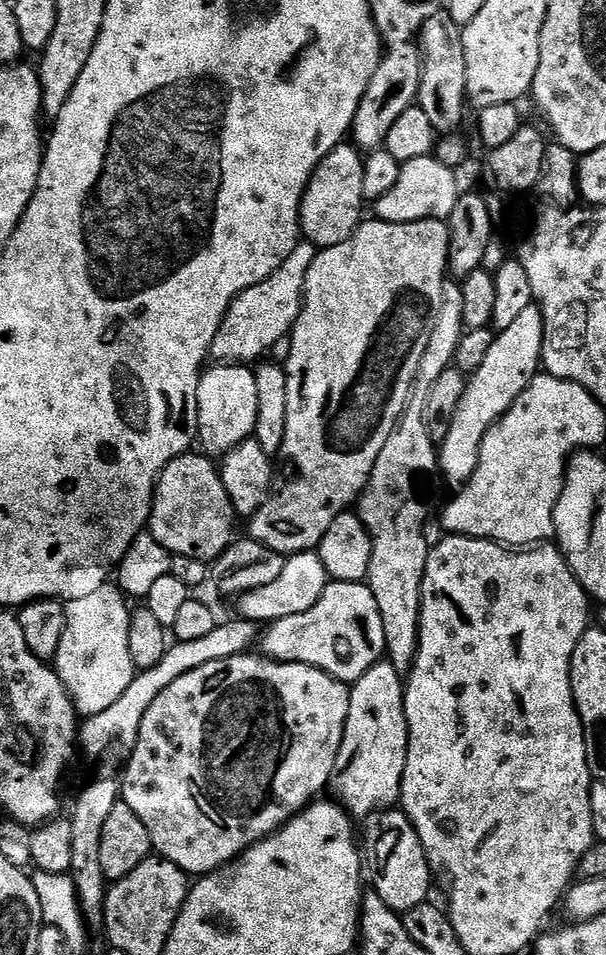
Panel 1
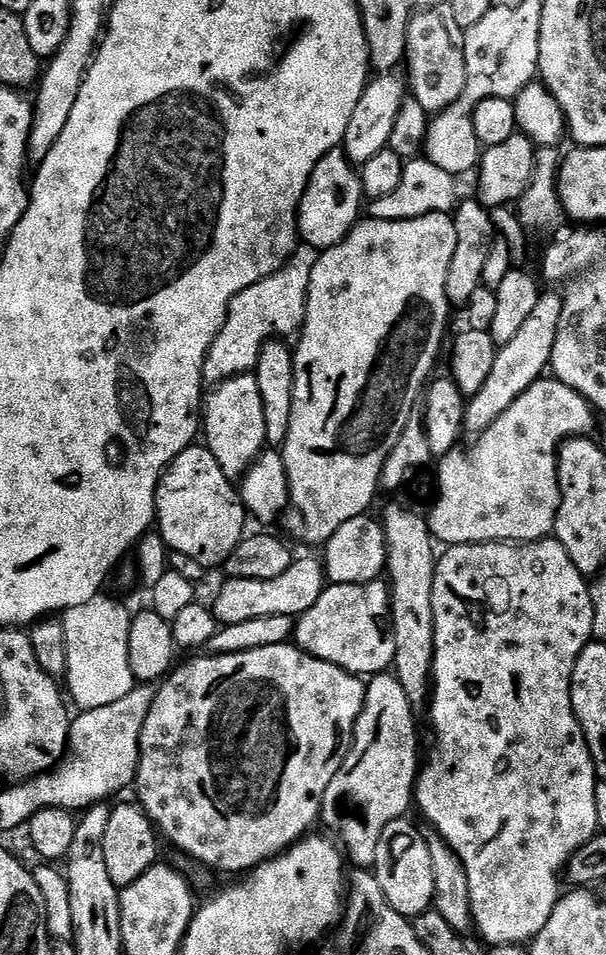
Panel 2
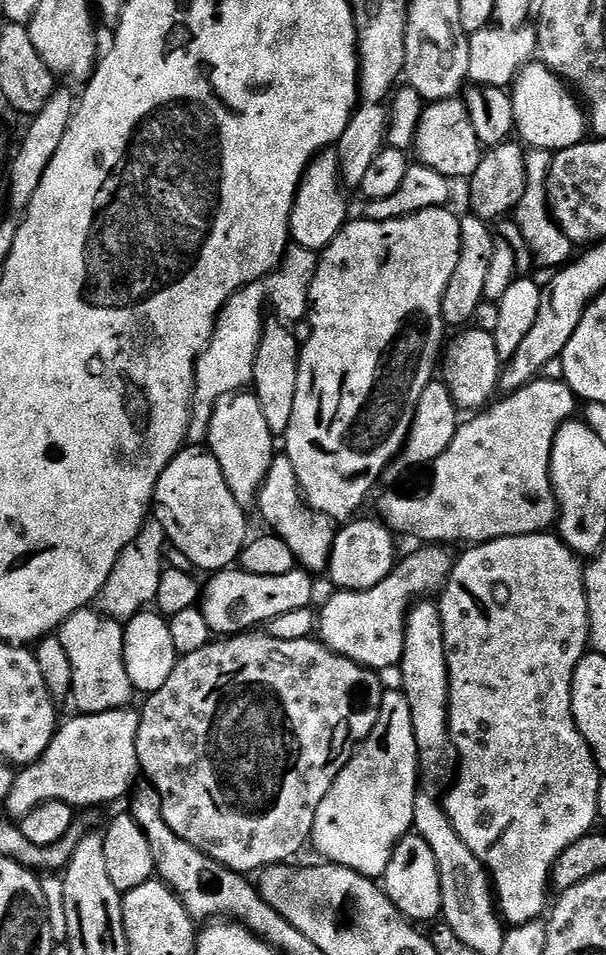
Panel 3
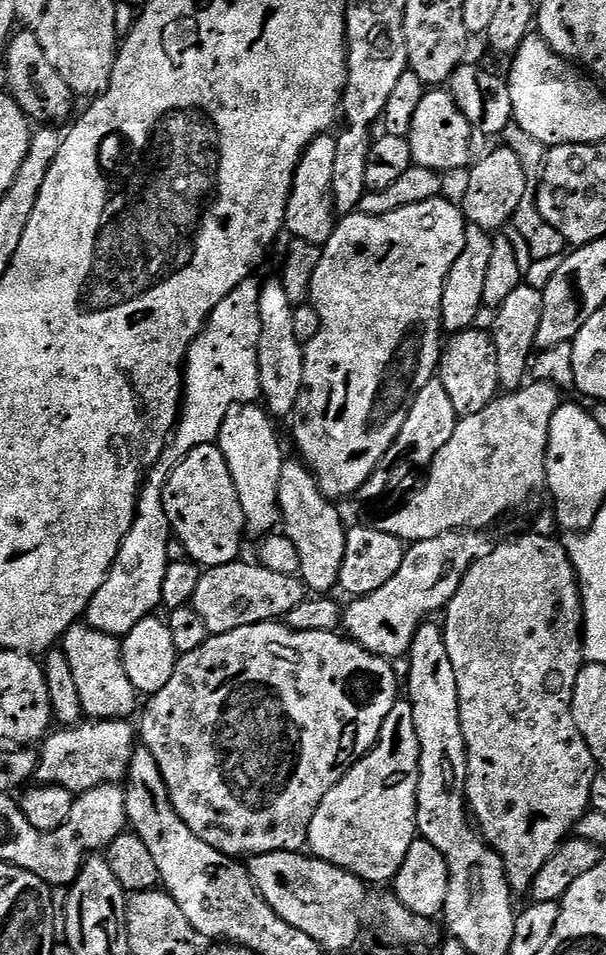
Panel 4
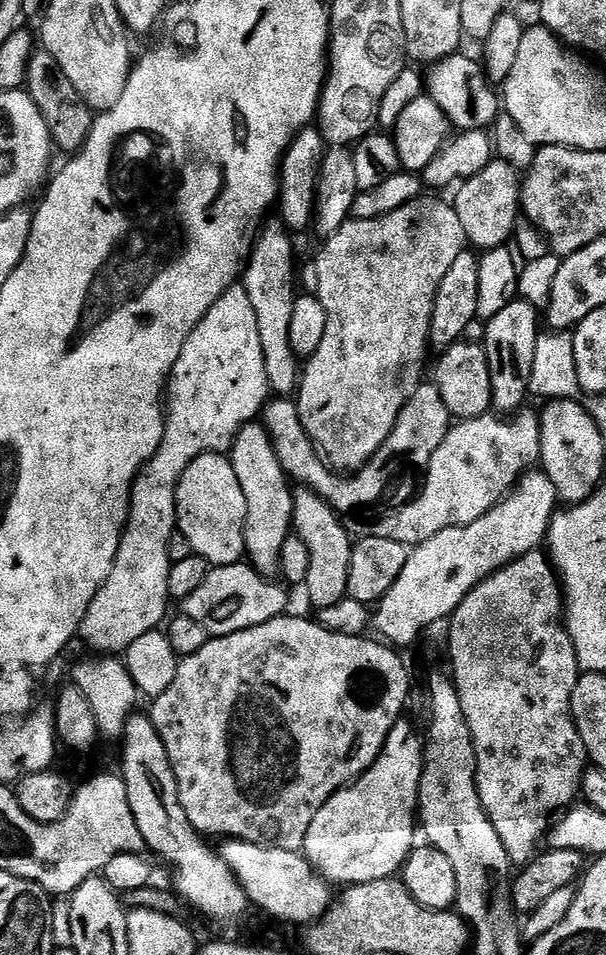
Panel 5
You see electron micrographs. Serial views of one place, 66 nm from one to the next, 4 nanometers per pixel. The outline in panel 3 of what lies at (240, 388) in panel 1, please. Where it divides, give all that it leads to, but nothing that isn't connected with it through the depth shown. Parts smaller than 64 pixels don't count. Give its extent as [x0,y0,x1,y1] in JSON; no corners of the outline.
[206,391,278,509]

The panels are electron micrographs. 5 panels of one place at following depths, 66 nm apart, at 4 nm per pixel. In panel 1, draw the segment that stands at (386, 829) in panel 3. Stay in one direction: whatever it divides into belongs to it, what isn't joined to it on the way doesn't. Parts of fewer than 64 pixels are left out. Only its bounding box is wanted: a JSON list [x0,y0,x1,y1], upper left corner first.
[334,662,408,821]

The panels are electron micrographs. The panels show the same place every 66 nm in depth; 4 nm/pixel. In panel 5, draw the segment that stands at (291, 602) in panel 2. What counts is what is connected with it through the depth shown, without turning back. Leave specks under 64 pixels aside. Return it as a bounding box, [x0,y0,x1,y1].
[182,562,289,637]

